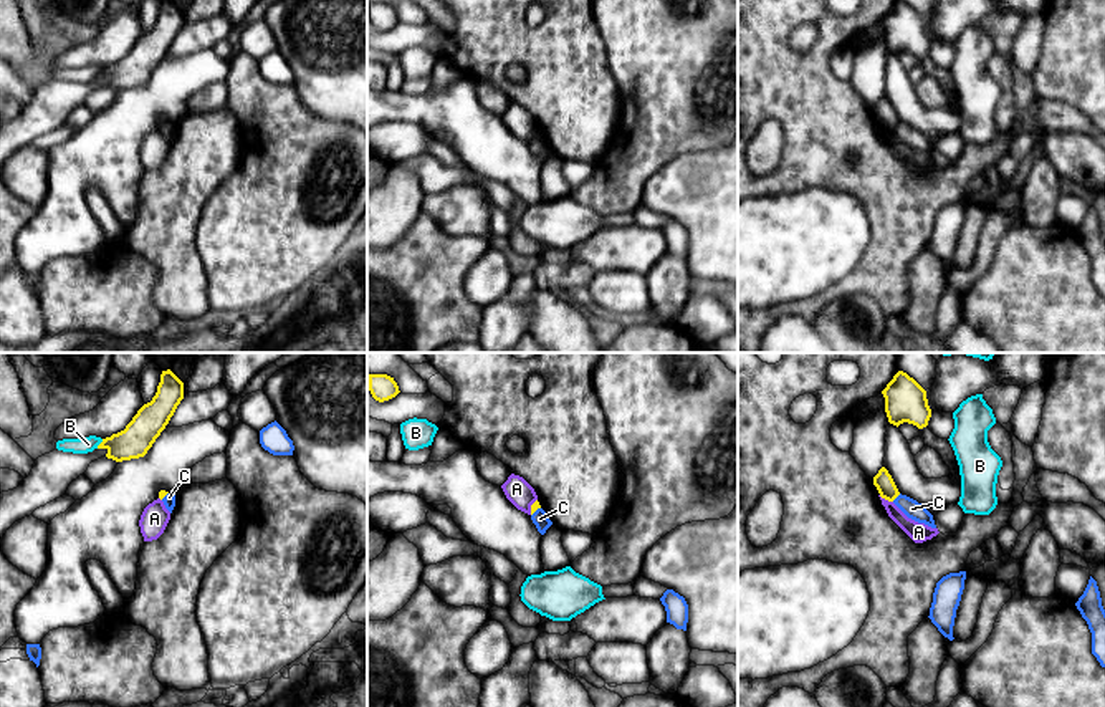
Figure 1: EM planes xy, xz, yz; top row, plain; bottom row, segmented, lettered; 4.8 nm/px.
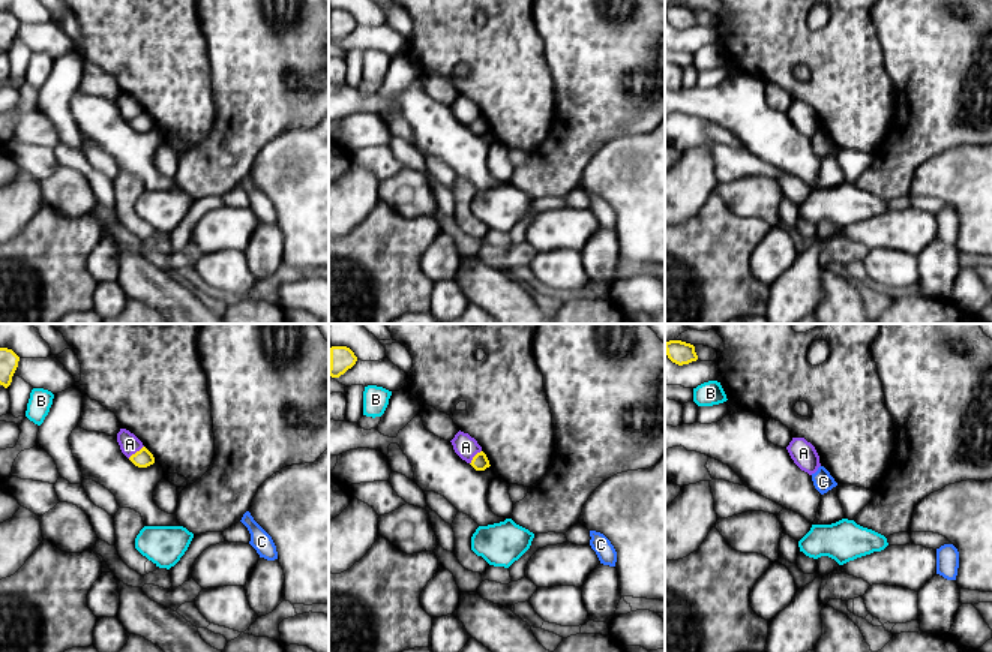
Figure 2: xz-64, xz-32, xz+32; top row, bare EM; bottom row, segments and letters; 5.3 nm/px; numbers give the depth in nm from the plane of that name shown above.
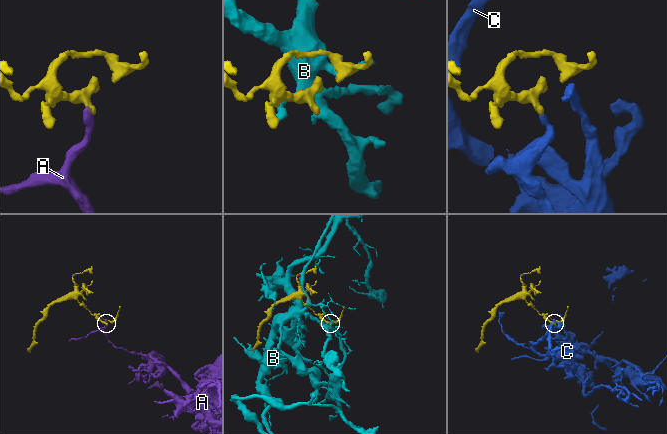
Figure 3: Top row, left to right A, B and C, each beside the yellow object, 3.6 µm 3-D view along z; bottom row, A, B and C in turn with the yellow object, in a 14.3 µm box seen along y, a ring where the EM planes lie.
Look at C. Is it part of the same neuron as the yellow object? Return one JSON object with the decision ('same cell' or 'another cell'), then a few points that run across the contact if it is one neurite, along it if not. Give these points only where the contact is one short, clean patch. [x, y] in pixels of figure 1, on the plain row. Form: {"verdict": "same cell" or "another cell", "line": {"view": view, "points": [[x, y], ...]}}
{"verdict": "another cell", "line": {"view": "yz", "points": [[900, 123], [892, 129]]}}

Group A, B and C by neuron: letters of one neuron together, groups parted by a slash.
A / B / C

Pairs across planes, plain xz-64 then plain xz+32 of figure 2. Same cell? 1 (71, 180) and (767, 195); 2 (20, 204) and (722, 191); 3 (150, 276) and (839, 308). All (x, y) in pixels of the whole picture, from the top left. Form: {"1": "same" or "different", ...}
{"1": "same", "2": "different", "3": "same"}

